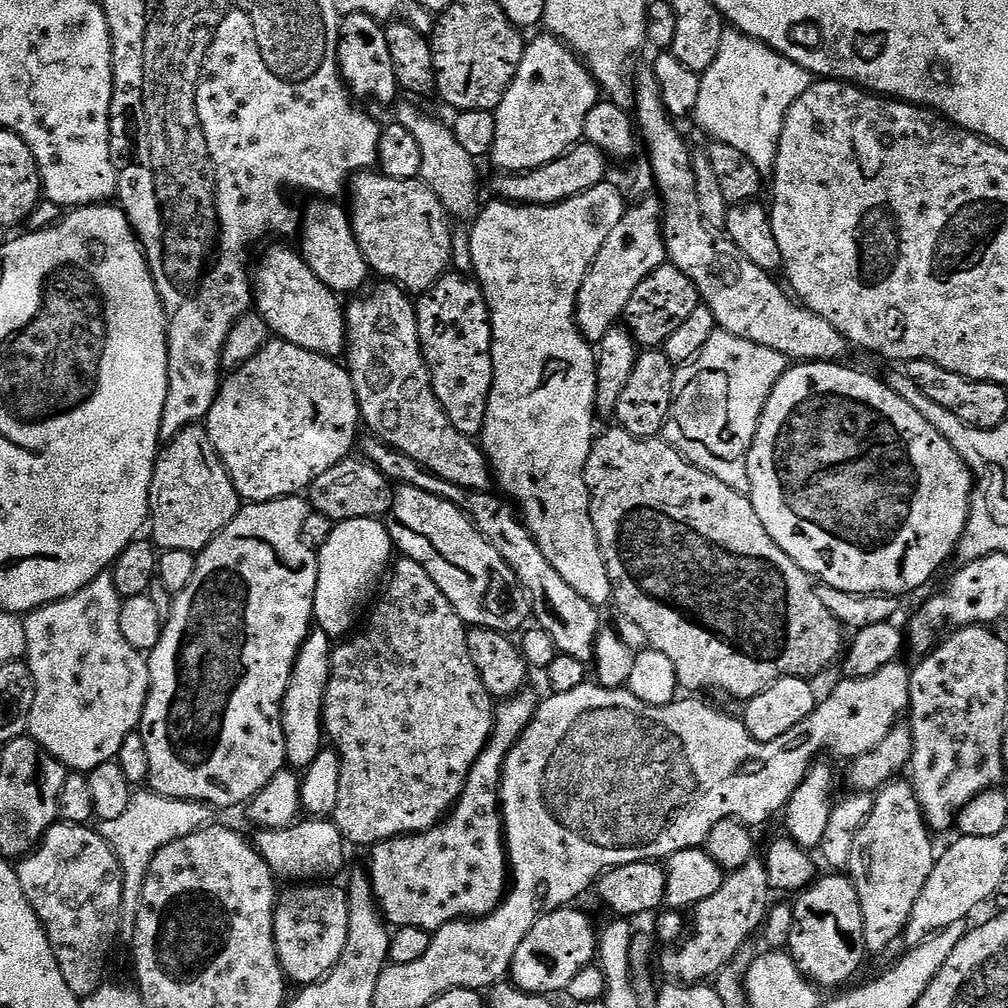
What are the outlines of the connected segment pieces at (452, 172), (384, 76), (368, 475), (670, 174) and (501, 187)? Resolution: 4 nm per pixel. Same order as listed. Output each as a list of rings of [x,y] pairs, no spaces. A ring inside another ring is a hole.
[[[412,104],[402,105],[396,116],[396,122],[409,130],[410,134],[417,139],[421,147],[422,170],[419,179],[423,181],[430,190],[438,195],[445,209],[451,217],[464,220],[466,216],[473,217],[480,208],[478,202],[478,174],[475,159],[468,155],[466,150],[459,145],[454,138],[451,127],[438,122],[424,111]]]
[[[349,12],[340,22],[340,45],[336,56],[340,59],[340,76],[344,86],[357,101],[377,100],[388,104],[398,95],[394,78],[394,62],[386,42],[385,25],[366,14]]]
[[[349,458],[330,466],[326,474],[319,476],[310,489],[310,508],[318,514],[326,514],[334,522],[354,518],[384,518],[392,507],[393,485],[378,469],[363,458]]]
[[[646,66],[641,72],[637,71],[634,76],[635,101],[634,124],[638,129],[638,136],[644,139],[648,147],[646,157],[653,168],[655,191],[658,193],[660,203],[664,205],[664,254],[667,263],[673,264],[698,290],[701,301],[714,314],[716,325],[721,331],[734,334],[743,340],[754,342],[758,346],[766,346],[770,350],[778,350],[792,362],[836,362],[841,359],[840,355],[850,348],[842,333],[834,330],[826,318],[814,314],[803,304],[797,302],[783,287],[775,284],[773,277],[766,270],[758,270],[734,242],[730,242],[727,235],[709,228],[708,223],[702,218],[702,210],[698,206],[698,194],[694,190],[694,170],[692,169],[693,149],[688,149],[689,142],[680,134],[677,121],[668,112],[663,102],[662,90],[659,80],[653,69]]]
[[[589,142],[575,144],[569,152],[562,153],[554,162],[538,166],[529,172],[510,172],[497,175],[492,188],[501,201],[509,204],[561,204],[583,192],[590,192],[601,187],[604,175],[608,172],[610,160],[603,151]]]

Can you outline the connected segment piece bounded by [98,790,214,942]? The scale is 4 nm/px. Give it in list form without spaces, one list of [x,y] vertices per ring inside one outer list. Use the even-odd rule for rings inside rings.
[[[151,790],[133,791],[130,806],[119,818],[111,822],[99,821],[100,837],[111,846],[122,870],[122,906],[120,907],[119,939],[131,942],[136,933],[136,919],[142,902],[142,886],[146,882],[146,874],[150,870],[150,862],[162,850],[162,846],[170,846],[178,838],[186,838],[199,828],[205,827],[214,815],[213,809],[196,800],[179,800],[166,798]]]

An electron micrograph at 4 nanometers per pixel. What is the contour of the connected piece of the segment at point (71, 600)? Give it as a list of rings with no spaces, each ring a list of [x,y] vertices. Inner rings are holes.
[[[105,574],[94,578],[85,588],[78,590],[72,596],[67,596],[65,600],[55,600],[52,604],[36,608],[24,620],[27,644],[25,652],[26,663],[35,683],[34,707],[30,714],[28,732],[39,742],[41,749],[47,755],[53,756],[59,764],[74,772],[87,774],[93,772],[98,766],[102,766],[107,760],[116,760],[122,750],[122,742],[126,742],[126,738],[139,729],[140,719],[146,706],[146,698],[148,697],[148,662],[141,653],[134,650],[134,646],[130,646],[130,642],[126,642],[126,638],[122,638],[122,630],[118,626],[121,603],[122,597],[118,594],[111,575]]]

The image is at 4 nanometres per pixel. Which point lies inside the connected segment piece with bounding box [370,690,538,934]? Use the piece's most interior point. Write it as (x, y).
(459, 869)

